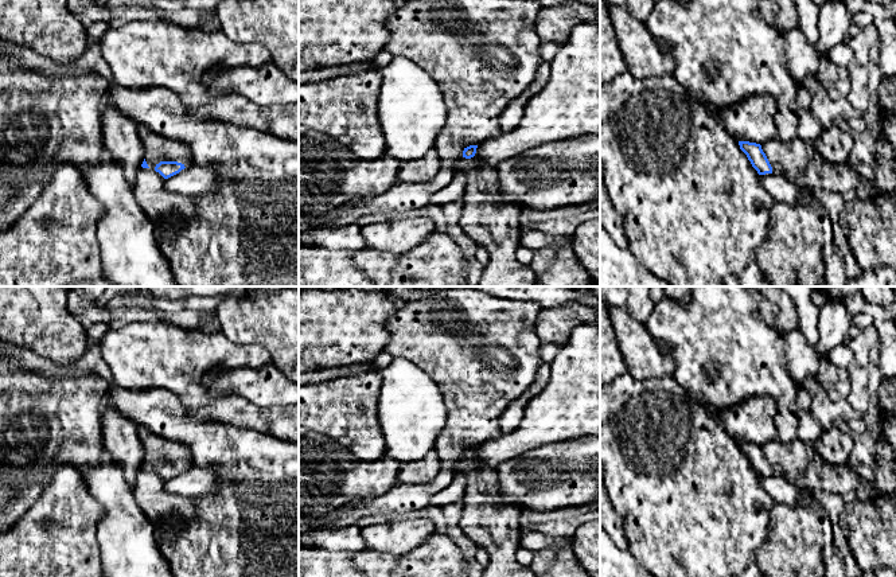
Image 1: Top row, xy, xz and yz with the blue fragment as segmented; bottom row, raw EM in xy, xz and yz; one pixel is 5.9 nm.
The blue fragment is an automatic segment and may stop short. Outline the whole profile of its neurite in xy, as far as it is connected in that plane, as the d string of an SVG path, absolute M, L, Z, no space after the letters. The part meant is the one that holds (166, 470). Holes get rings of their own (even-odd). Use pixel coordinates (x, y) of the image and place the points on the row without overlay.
M139 428L144 448L143 469L153 469L168 480L192 464L192 455L186 445L165 437L159 437L147 428Z

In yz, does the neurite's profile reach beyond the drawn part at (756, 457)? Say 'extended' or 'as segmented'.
extended

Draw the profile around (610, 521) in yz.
M600 461L600 526L619 549L627 549L627 535L620 516L608 496L604 480L604 467Z

